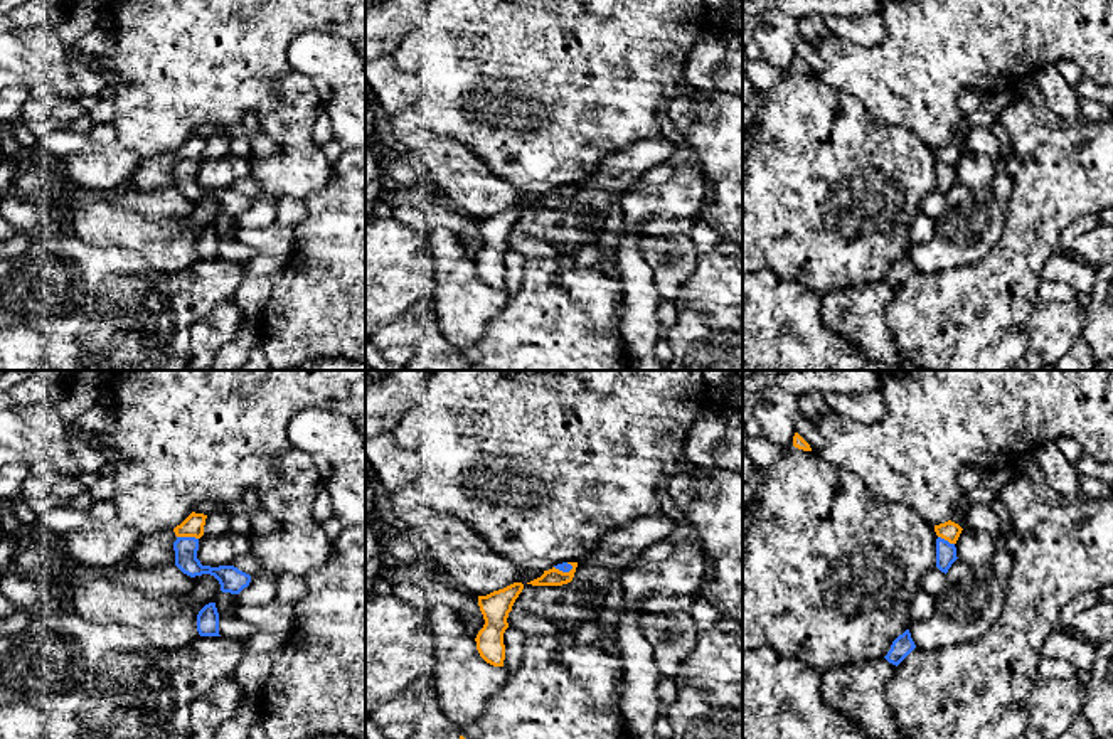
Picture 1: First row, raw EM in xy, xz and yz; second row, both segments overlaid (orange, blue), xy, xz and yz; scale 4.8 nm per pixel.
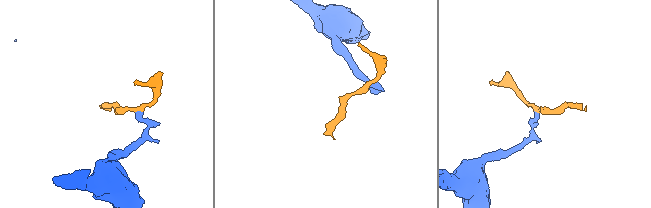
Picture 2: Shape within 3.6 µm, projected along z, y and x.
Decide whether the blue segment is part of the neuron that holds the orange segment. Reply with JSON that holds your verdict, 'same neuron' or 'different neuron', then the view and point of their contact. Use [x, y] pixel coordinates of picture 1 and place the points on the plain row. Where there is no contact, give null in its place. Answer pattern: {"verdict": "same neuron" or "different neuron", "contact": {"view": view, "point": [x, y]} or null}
{"verdict": "different neuron", "contact": {"view": "xy", "point": [187, 159]}}

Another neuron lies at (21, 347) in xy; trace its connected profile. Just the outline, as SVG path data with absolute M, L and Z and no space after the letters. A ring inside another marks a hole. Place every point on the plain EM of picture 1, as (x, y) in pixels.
M0 327L0 370L44 370L45 340L30 327Z

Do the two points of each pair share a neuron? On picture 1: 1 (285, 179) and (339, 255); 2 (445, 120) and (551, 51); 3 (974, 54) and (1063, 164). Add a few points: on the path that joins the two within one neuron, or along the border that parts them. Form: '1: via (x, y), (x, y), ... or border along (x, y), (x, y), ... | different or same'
1: border along (330, 169), (330, 179), (319, 191), (303, 197) | different
2: via (460, 90), (479, 69), (521, 69) | same
3: border along (1012, 90), (1006, 96) | different

